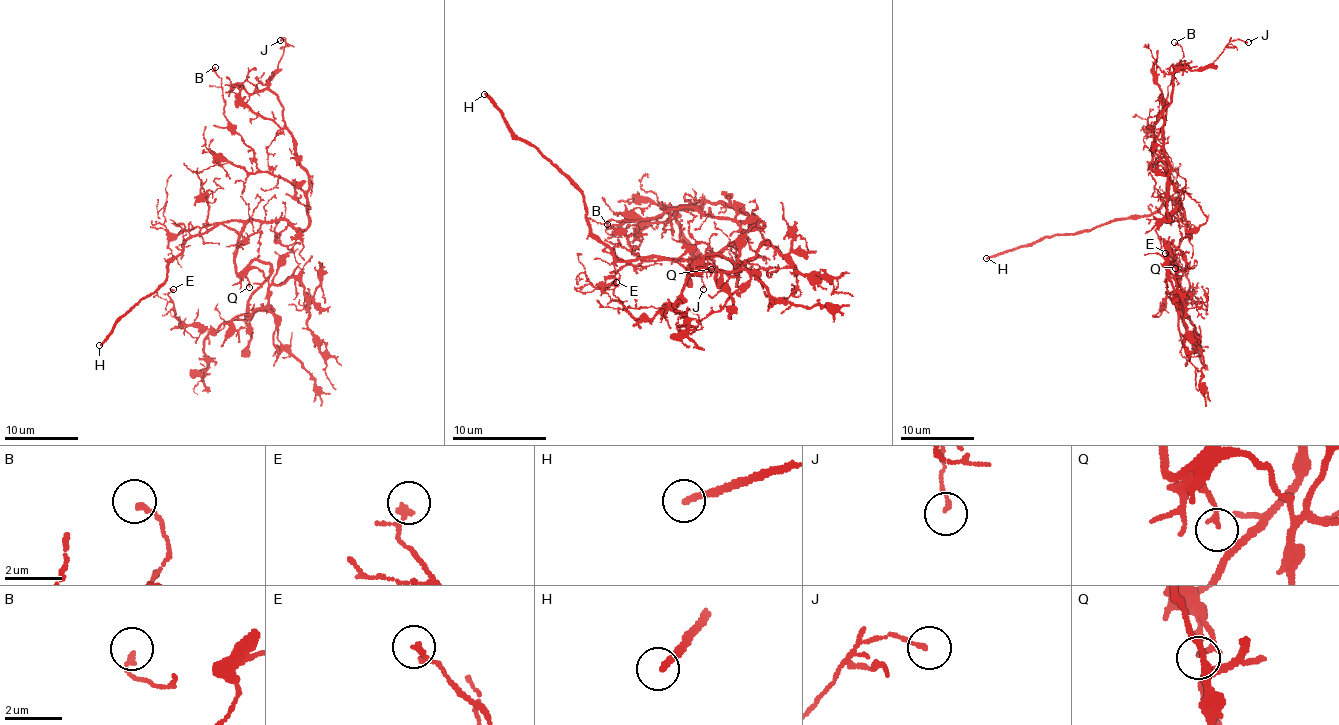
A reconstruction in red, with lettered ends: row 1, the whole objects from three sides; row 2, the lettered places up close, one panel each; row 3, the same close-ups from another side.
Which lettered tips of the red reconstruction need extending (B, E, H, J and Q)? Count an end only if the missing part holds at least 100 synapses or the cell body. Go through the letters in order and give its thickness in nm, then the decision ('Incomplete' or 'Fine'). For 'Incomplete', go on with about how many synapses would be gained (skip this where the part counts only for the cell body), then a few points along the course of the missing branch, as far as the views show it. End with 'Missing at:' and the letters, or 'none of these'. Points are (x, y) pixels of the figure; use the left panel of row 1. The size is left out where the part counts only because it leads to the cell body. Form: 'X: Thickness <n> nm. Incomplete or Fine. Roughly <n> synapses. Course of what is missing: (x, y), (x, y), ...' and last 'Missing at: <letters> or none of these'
B: Thickness 150 nm. Fine
E: Thickness 140 nm. Fine
H: Thickness 220 nm. Incomplete. Course of what is missing: (99, 345), (86, 357), (53, 363), (76, 376), (127, 379), (177, 363), (254, 316), (308, 304), (325, 283)
J: Thickness 120 nm. Fine
Q: Thickness 100 nm. Fine
Missing at: H

